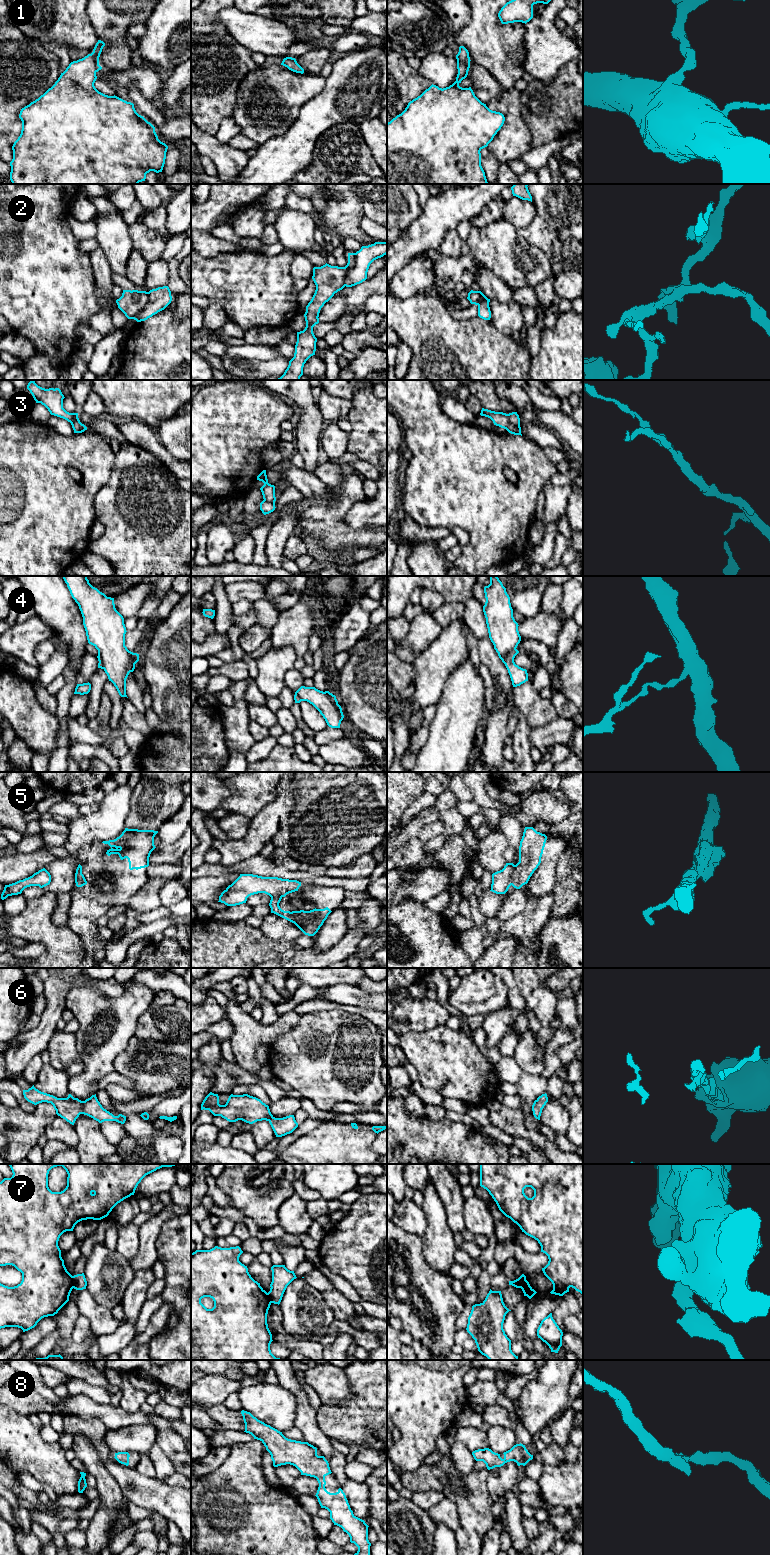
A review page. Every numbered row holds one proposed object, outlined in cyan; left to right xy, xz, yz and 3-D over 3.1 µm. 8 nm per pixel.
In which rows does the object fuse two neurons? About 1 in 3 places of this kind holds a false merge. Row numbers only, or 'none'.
2, 3, 4, 5, 7

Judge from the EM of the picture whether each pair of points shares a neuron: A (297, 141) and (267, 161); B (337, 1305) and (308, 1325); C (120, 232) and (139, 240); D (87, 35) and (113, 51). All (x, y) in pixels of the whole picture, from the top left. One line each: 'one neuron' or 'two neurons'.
A: one neuron
B: two neurons
C: two neurons
D: two neurons

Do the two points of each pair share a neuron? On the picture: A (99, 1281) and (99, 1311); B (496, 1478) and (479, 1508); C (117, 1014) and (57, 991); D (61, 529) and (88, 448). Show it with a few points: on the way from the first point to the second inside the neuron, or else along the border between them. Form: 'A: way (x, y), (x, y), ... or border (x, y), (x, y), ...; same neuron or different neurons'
A: border (86, 1288), (97, 1302), (110, 1310); different neurons
B: border (488, 1470), (486, 1488), (491, 1494); different neurons
C: border (89, 987), (73, 987), (66, 996), (65, 1008); different neurons
D: way (65, 509), (88, 486), (88, 468); same neuron

